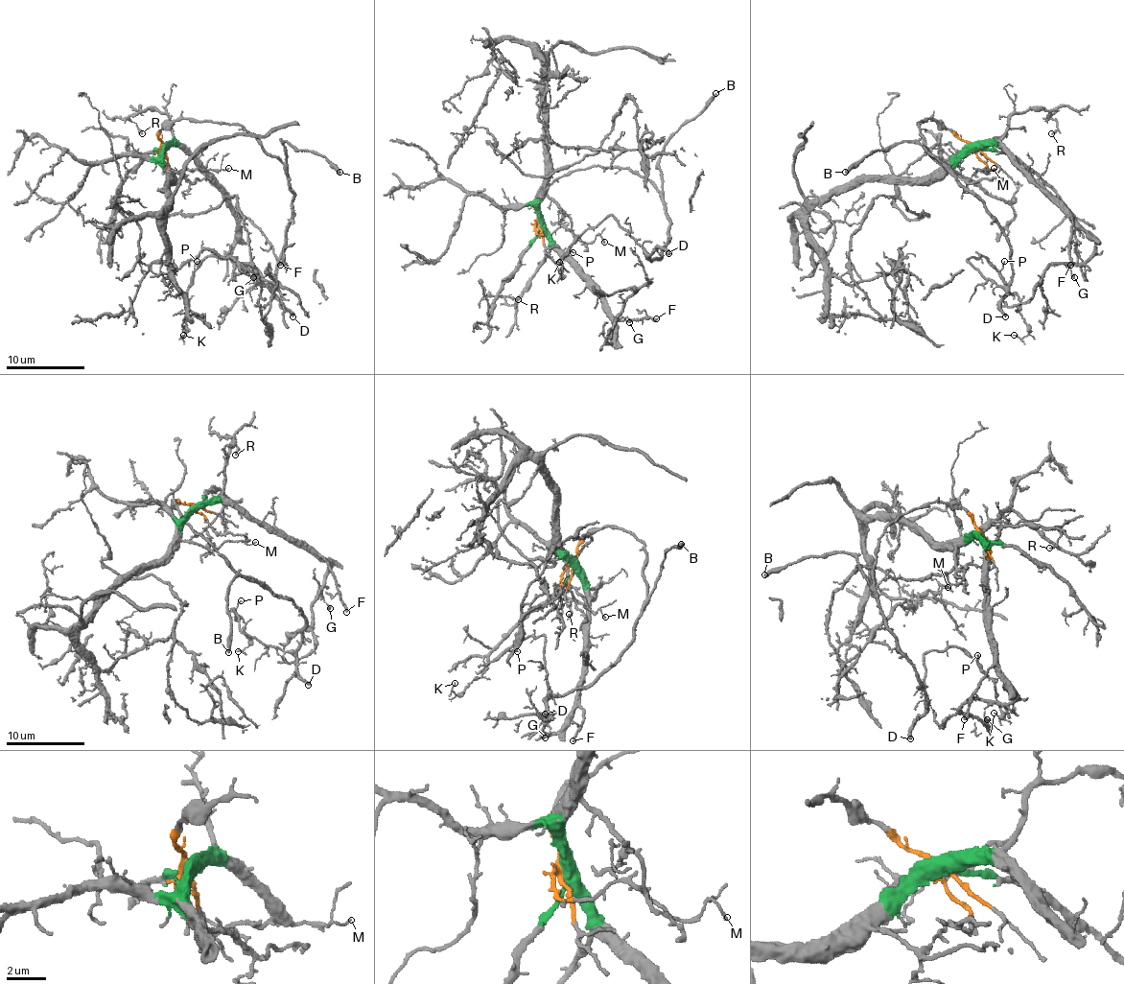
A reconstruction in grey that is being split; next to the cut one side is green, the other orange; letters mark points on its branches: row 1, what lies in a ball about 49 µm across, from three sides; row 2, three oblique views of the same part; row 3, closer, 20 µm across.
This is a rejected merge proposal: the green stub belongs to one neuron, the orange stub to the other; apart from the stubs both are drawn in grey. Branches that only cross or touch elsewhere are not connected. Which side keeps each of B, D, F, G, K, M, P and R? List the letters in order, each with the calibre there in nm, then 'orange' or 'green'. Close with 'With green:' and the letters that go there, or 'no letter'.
B: 320 nm | orange
D: 320 nm | orange
F: 280 nm | green
G: 130 nm | green
K: 110 nm | orange
M: 110 nm | orange
P: 120 nm | orange
R: 120 nm | green
With green: F, G, R

